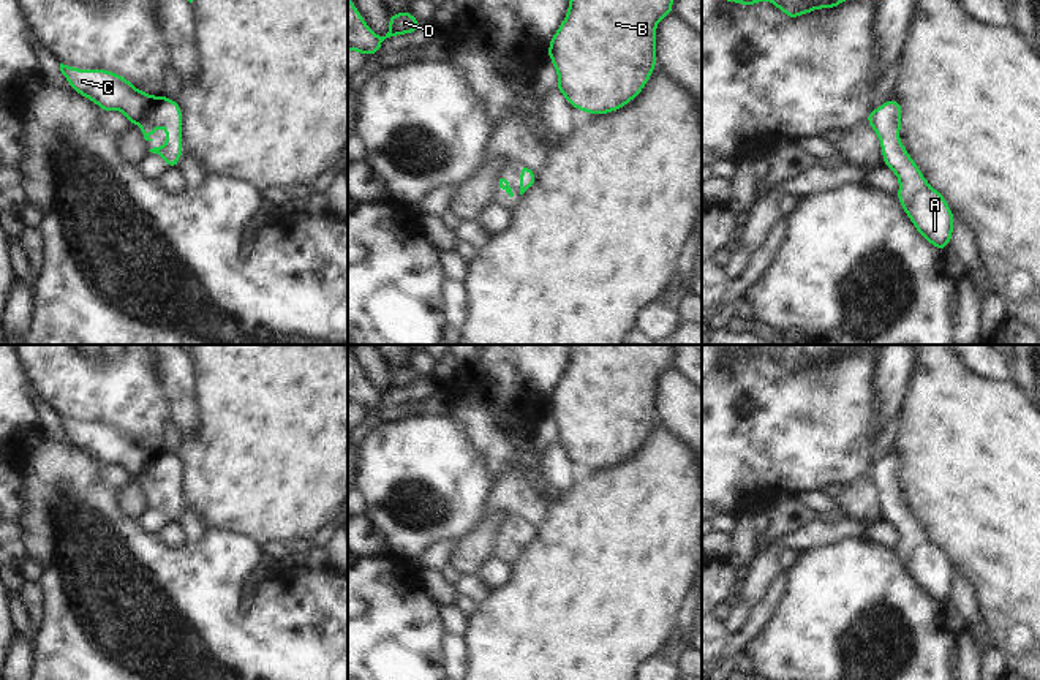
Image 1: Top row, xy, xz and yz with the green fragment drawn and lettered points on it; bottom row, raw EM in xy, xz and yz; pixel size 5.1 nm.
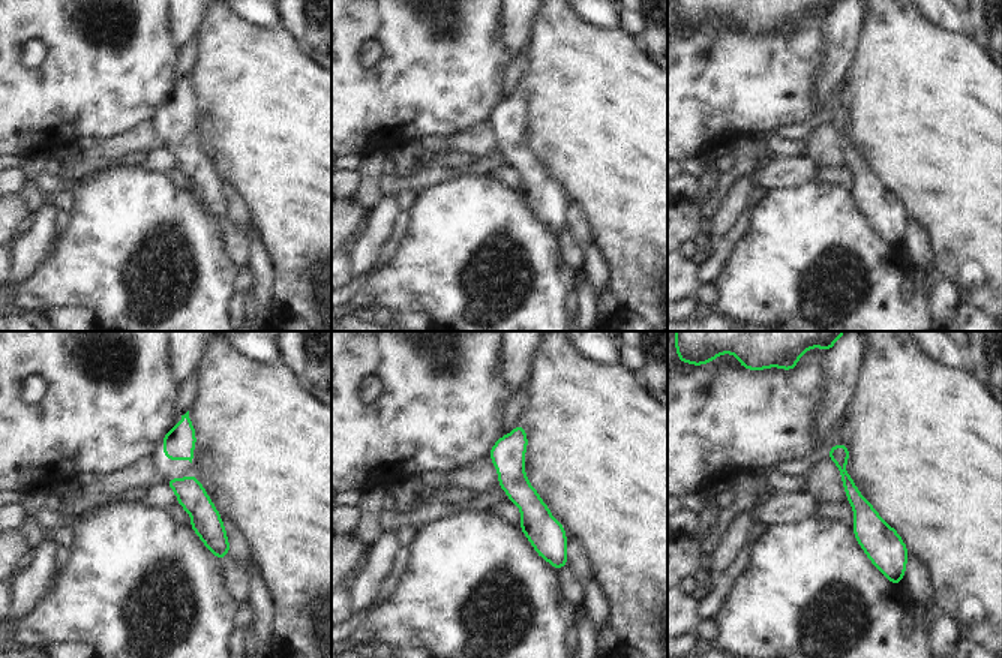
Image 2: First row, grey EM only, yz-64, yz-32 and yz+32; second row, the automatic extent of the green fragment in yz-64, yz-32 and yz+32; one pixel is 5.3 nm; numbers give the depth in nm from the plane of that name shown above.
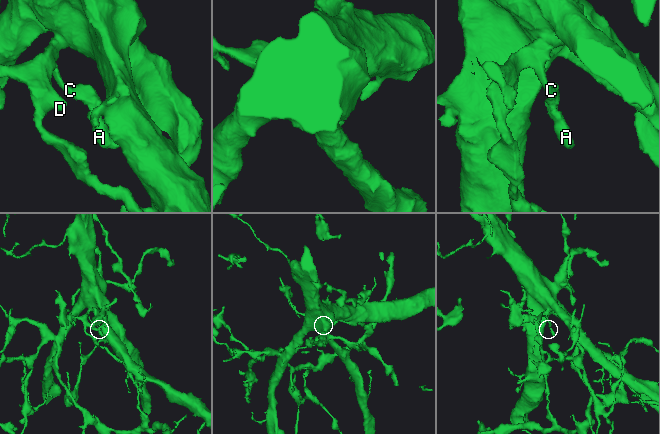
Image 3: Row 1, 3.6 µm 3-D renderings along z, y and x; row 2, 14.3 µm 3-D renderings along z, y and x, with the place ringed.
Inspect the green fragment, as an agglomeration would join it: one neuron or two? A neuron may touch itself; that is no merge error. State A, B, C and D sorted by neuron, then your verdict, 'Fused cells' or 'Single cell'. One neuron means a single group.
Groups: A B C D. Single cell.

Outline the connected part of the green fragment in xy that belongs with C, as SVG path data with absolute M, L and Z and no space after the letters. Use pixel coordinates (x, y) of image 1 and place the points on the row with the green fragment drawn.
M60 63L60 71L76 93L98 104L103 112L120 111L131 125L138 123L145 141L153 141L149 136L164 125L168 142L149 152L160 155L169 168L177 168L183 144L182 109L175 100L163 93L152 96L109 70L90 71Z

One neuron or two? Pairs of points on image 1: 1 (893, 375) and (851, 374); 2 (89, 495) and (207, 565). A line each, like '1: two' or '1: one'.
1: two
2: one

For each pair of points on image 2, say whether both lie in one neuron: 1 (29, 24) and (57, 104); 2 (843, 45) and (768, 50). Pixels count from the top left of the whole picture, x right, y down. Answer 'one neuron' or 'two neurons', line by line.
1: one neuron
2: two neurons

